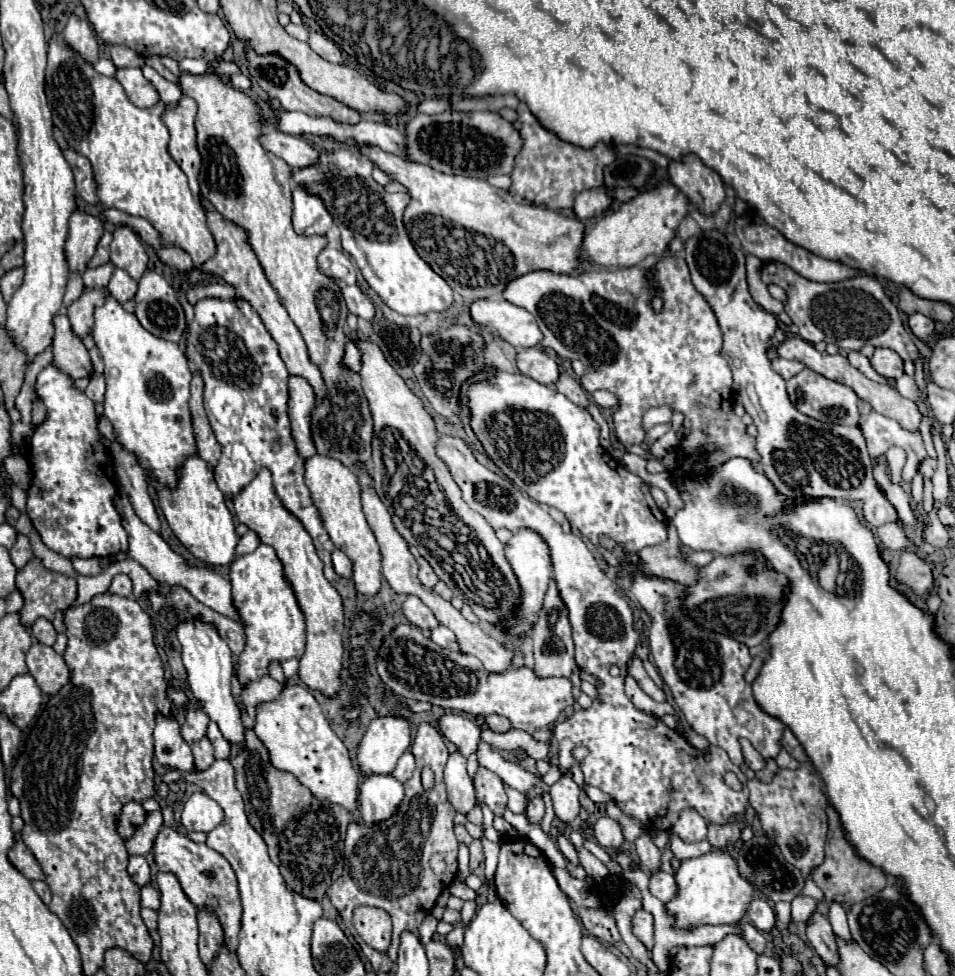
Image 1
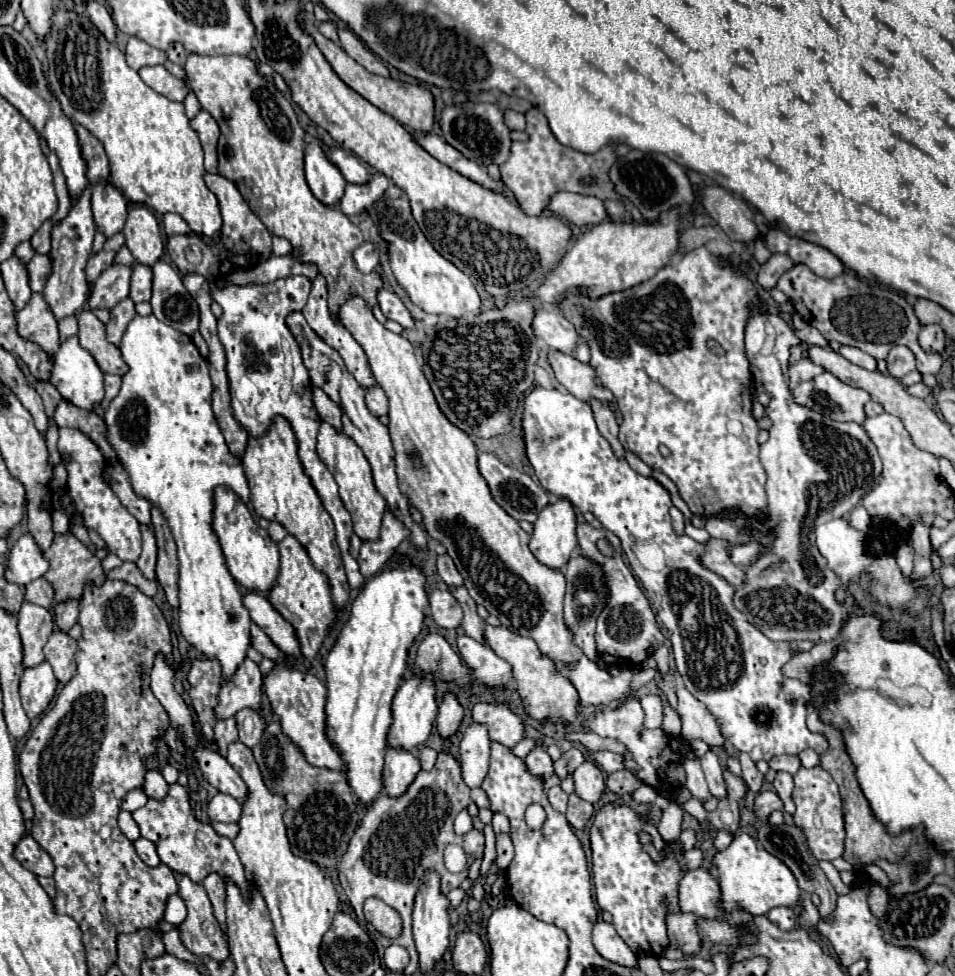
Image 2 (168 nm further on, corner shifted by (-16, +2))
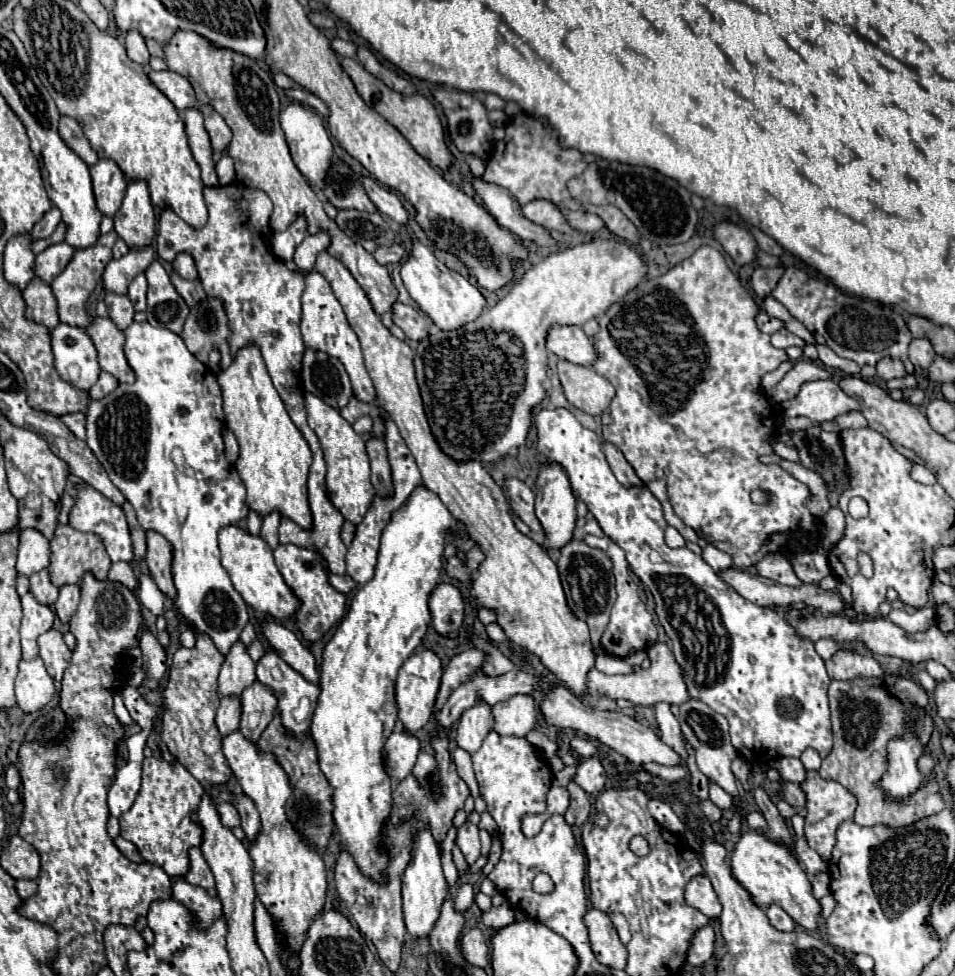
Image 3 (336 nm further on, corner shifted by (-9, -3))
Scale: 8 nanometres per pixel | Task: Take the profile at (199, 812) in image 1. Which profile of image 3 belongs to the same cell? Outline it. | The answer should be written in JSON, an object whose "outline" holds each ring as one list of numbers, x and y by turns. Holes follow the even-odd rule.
{"outline":[[219,803,219,817,221,817,221,823,229,829,237,827,241,823,241,817,239,817,239,811,235,809,235,805,231,803]]}

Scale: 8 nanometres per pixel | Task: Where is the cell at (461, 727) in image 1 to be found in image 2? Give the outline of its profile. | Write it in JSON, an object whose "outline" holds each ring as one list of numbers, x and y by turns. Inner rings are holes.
{"outline":[[474,704,472,708,472,720,476,724,486,724,488,726,488,734,492,742,500,742,502,746,514,746,524,738,524,726,522,726,522,718,516,716,506,704]]}

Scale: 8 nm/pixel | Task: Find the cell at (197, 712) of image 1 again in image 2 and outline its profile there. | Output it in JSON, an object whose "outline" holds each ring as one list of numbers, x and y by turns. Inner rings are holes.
{"outline":[[246,658,242,666,236,670,236,674,220,688,218,706,214,708,214,714,218,720,226,720,232,718,242,708,260,710,260,702,262,702,262,674,258,670,258,664]]}

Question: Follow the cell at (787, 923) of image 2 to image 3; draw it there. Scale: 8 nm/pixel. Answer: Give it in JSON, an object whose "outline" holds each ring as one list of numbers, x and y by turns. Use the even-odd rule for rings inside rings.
{"outline":[[769,905,769,907,765,909,765,913,767,913,769,921,773,923,773,927,777,927,779,931,793,931,793,929,795,929,795,921,793,921,781,907]]}

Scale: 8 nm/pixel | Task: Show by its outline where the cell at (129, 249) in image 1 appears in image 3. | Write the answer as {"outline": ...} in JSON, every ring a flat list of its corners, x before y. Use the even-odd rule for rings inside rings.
{"outline":[[129,181,123,205,117,211,117,235,133,247,147,247,155,237,155,211,147,181]]}

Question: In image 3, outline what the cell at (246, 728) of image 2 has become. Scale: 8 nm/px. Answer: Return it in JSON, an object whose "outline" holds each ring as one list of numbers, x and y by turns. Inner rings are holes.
{"outline":[[255,681,241,693,241,701,243,701,243,715,239,729,249,741,257,741,265,731,265,727,269,725,269,721,273,719,277,697,267,685]]}

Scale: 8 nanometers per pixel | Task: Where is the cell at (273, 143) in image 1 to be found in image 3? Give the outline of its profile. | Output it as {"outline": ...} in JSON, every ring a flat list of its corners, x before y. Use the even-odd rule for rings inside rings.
{"outline":[[363,177,363,183,365,183,365,191,369,191,369,197,373,199,373,203,377,205,377,209,381,213,391,217,399,225,409,223,409,211,407,211,405,203,393,191,385,189,375,179,369,179,369,177]]}

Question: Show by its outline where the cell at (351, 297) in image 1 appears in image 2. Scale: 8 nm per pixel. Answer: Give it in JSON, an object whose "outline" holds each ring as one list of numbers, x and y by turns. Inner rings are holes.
{"outline":[[380,290,380,292,376,294,376,300,378,300,380,310,382,310,382,314,384,314,386,318,390,318,390,320,402,324,404,328,412,328,412,326,414,326,410,312,406,310,406,306,400,302,400,298,398,298,394,292,390,292,390,290]]}

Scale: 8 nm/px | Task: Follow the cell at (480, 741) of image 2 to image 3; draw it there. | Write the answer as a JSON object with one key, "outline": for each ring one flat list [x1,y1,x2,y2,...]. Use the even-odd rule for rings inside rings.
{"outline":[[477,699,477,703,469,707,459,719,459,727,457,727,459,747,463,747,469,753,477,751,477,747,481,747,483,739,489,735,493,725,495,725,495,717,491,713,491,705,487,705,483,699]]}

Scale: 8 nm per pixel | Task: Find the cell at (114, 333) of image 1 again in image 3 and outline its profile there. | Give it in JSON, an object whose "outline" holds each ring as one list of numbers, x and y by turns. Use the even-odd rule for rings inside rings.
{"outline":[[147,321,133,323,125,329,125,337,125,355,137,381,133,385,119,385,107,397,91,401,87,409,85,443,113,485,135,507,143,531,157,531,173,545,173,577,177,587,177,599,173,601,175,611,195,623,201,633,207,633,225,655,239,639,241,629,249,621,249,613,243,597,235,591,221,565,217,533,247,517,249,507,245,503,245,485,223,451,225,413,217,375,191,355,183,339,169,329,157,329]]}

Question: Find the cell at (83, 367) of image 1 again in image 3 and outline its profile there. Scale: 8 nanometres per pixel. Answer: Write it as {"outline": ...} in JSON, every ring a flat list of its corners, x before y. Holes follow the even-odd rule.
{"outline":[[97,317,87,327,87,331,97,347,101,369,111,373,115,379,119,379,119,383,133,383,135,373,129,367,127,357,123,353,123,345,125,345,123,331,119,331,111,319,101,319,101,317]]}

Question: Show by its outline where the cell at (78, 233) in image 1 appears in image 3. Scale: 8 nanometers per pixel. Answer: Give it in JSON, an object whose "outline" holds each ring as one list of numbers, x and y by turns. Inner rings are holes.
{"outline":[[99,159,89,167,89,173,93,179,93,191,97,195,97,207,101,207,103,215,113,217,125,195,125,173,113,159]]}

